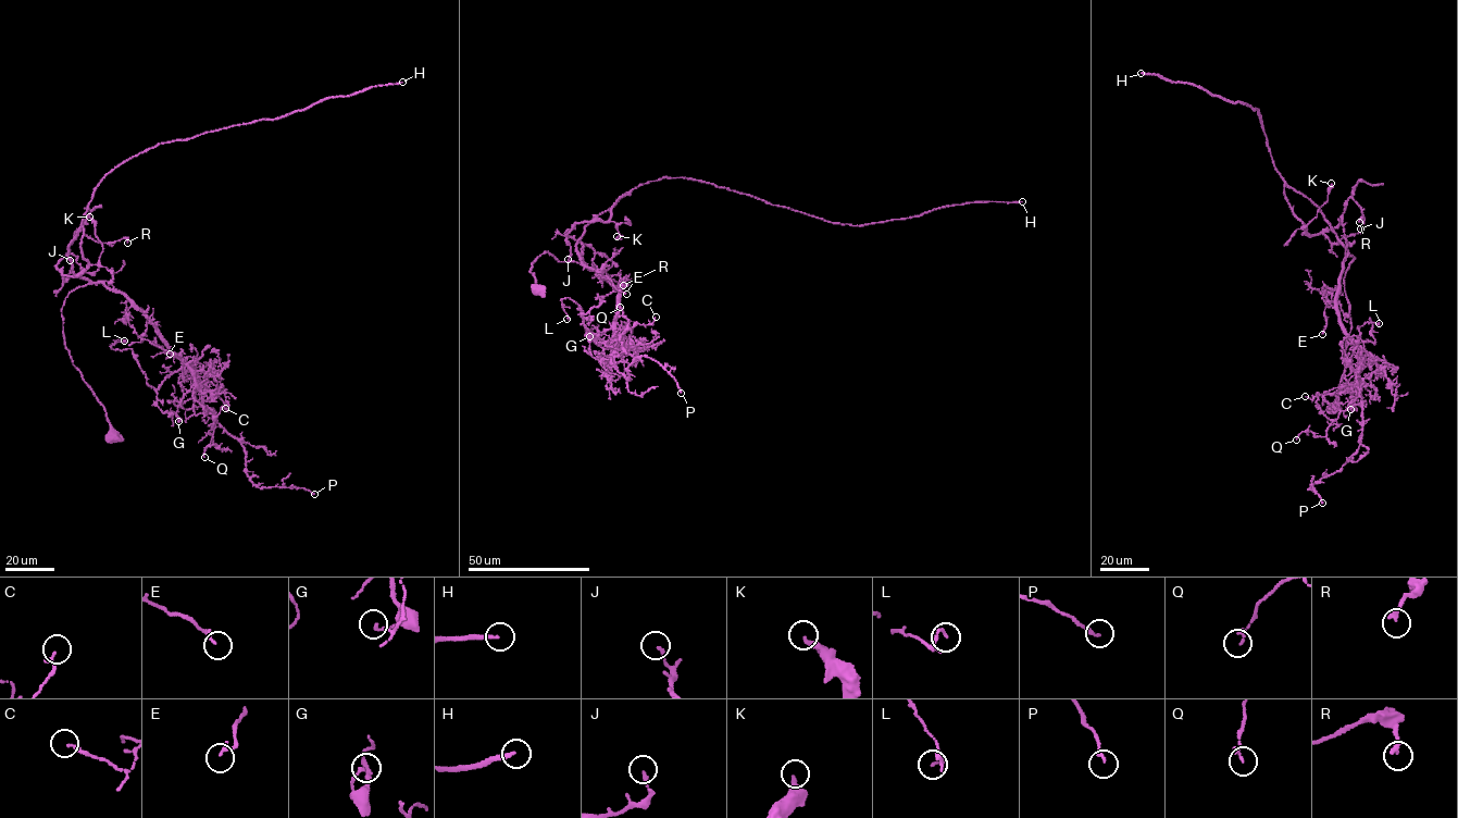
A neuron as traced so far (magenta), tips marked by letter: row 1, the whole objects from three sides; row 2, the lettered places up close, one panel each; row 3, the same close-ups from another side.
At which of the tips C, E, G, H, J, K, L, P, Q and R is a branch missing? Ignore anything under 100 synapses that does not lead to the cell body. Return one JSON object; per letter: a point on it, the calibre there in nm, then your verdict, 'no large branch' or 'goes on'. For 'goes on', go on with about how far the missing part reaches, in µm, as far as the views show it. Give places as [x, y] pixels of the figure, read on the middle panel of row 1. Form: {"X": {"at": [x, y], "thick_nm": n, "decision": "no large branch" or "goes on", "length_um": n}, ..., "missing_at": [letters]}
{"C": {"at": [656, 317], "thick_nm": 190, "decision": "no large branch"}, "E": {"at": [626, 294], "thick_nm": 170, "decision": "no large branch"}, "G": {"at": [589, 336], "thick_nm": 160, "decision": "no large branch"}, "H": {"at": [1022, 201], "thick_nm": 180, "decision": "goes on", "length_um": 250}, "J": {"at": [568, 259], "thick_nm": 160, "decision": "no large branch"}, "K": {"at": [617, 236], "thick_nm": 240, "decision": "no large branch"}, "L": {"at": [566, 319], "thick_nm": 130, "decision": "no large branch"}, "P": {"at": [681, 393], "thick_nm": 200, "decision": "no large branch"}, "Q": {"at": [620, 307], "thick_nm": 180, "decision": "no large branch"}, "R": {"at": [623, 285], "thick_nm": 240, "decision": "no large branch"}, "missing_at": ["H"]}

